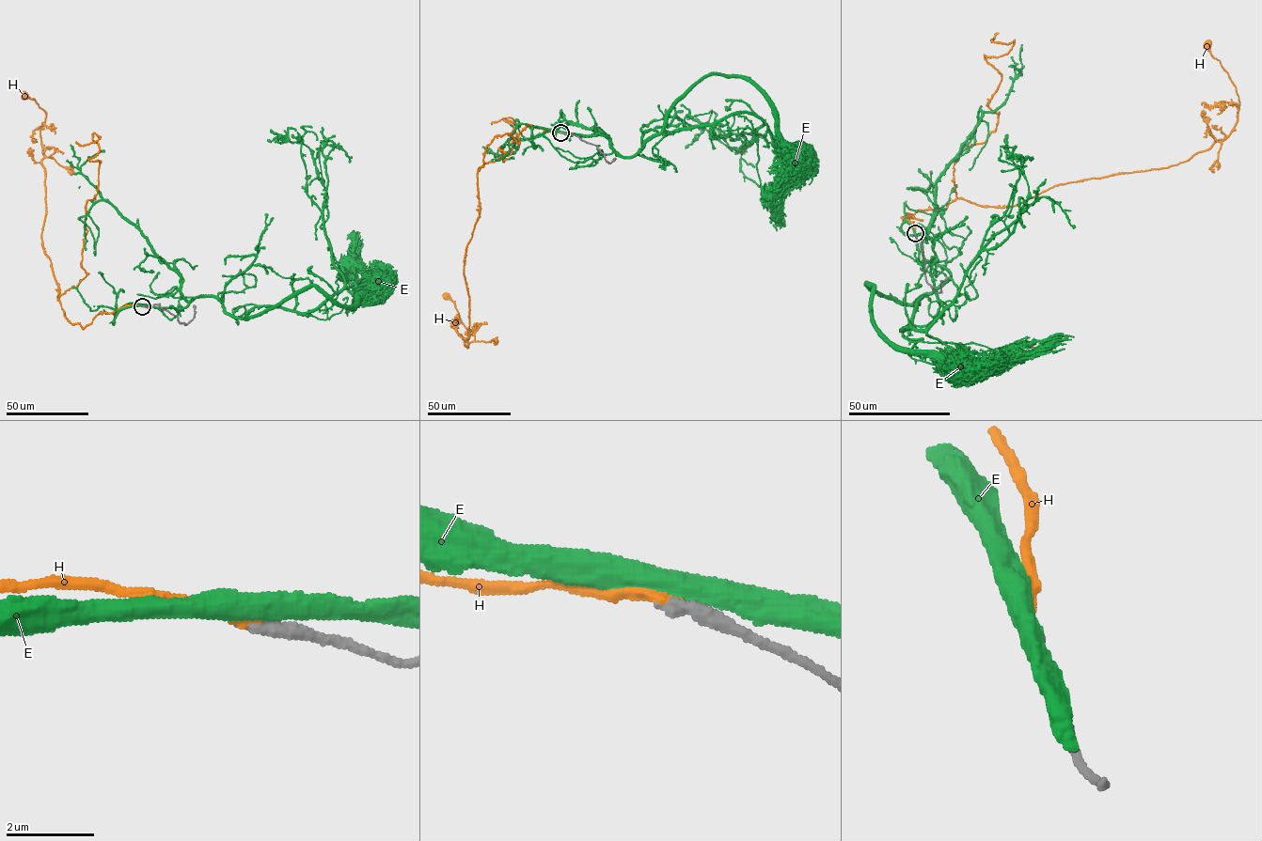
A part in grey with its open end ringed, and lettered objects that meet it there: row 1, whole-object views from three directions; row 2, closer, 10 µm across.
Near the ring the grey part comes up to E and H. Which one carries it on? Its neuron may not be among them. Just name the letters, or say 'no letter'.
H

